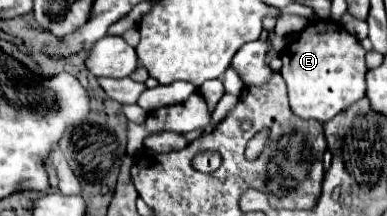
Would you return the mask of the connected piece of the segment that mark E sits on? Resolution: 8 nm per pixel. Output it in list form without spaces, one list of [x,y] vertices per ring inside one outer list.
[[[331,19],[309,23],[281,53],[281,61],[281,77],[287,83],[291,111],[301,119],[327,123],[365,97],[365,49],[357,37]]]

